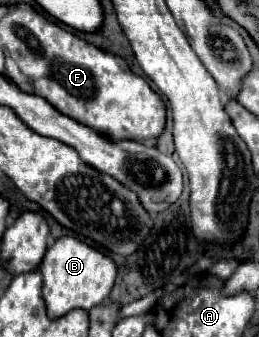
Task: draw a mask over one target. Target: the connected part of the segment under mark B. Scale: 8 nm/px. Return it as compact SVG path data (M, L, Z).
M62 236L60 240L56 240L44 254L38 270L42 272L42 298L50 320L58 320L76 308L88 312L94 306L102 304L110 294L116 278L116 264L102 252L82 244L74 236Z

